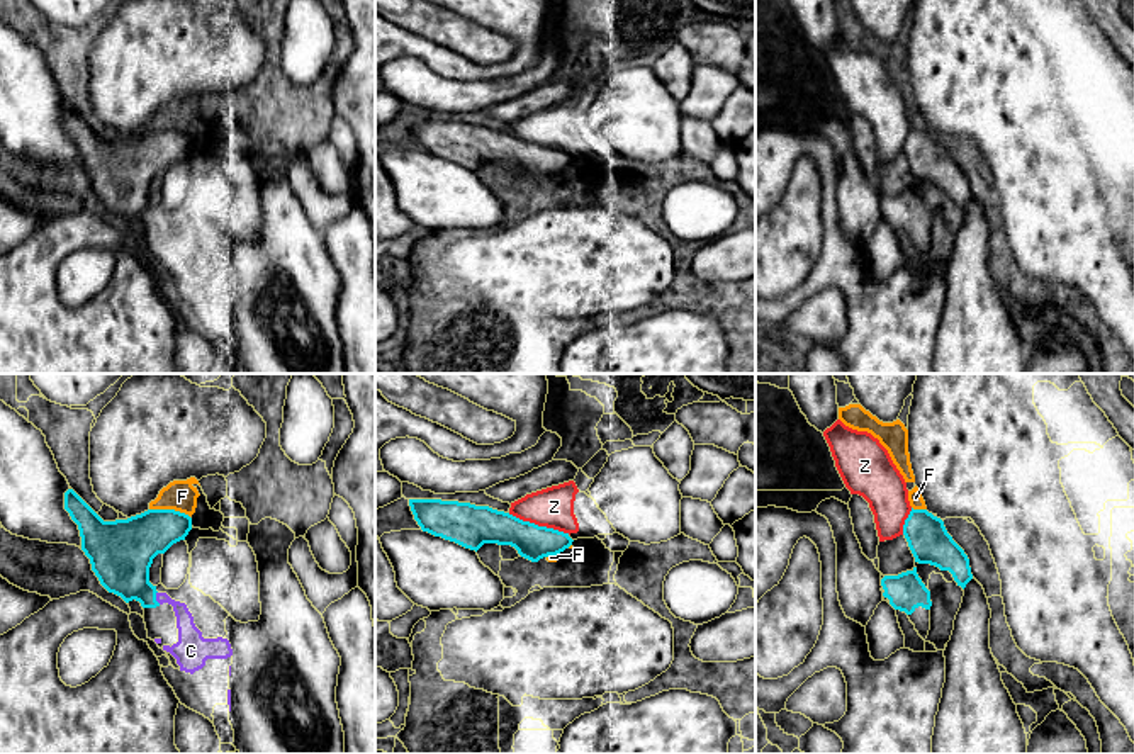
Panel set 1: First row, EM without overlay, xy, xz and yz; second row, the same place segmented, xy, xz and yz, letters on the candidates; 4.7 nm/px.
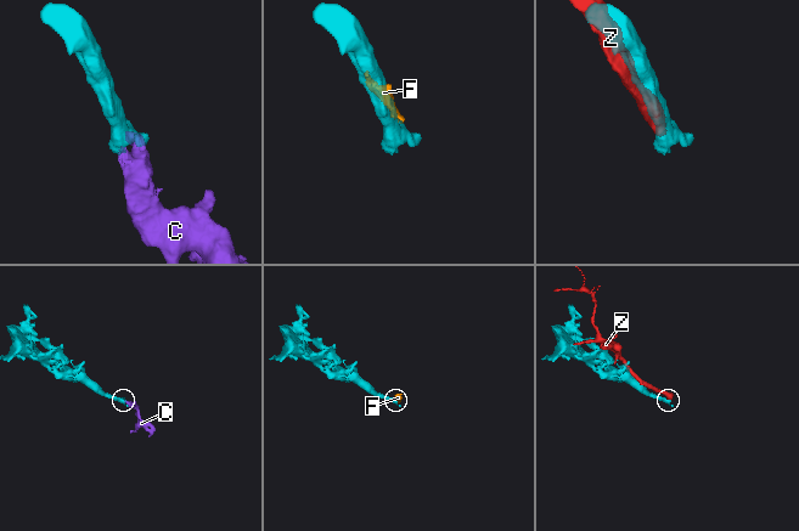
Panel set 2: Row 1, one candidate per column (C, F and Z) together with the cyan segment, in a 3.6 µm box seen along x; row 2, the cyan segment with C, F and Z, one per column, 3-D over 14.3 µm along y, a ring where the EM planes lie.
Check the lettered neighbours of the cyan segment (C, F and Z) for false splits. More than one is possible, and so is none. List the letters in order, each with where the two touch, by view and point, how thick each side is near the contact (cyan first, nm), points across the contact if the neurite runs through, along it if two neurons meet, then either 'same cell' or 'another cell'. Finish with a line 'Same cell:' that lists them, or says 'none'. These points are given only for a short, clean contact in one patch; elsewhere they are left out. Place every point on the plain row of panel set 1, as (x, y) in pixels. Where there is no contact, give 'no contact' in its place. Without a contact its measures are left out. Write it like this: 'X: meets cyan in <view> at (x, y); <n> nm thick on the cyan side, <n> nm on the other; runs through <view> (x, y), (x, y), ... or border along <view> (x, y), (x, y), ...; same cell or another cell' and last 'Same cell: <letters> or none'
C: meets cyan in xy at (155, 218); 280 nm thick on the cyan side, 110 nm on the other; runs through xy (121, 177), (124, 189), (155, 218), (180, 230), (190, 257); same cell
F: meets cyan in xy at (170, 129); 240 nm thick on the cyan side, 140 nm on the other; border along xy (150, 128), (174, 128), (189, 136); another cell
Z: meets cyan in xz at (537, 145); 180 nm thick on the cyan side, 190 nm on the other; another cell
Same cell: C

